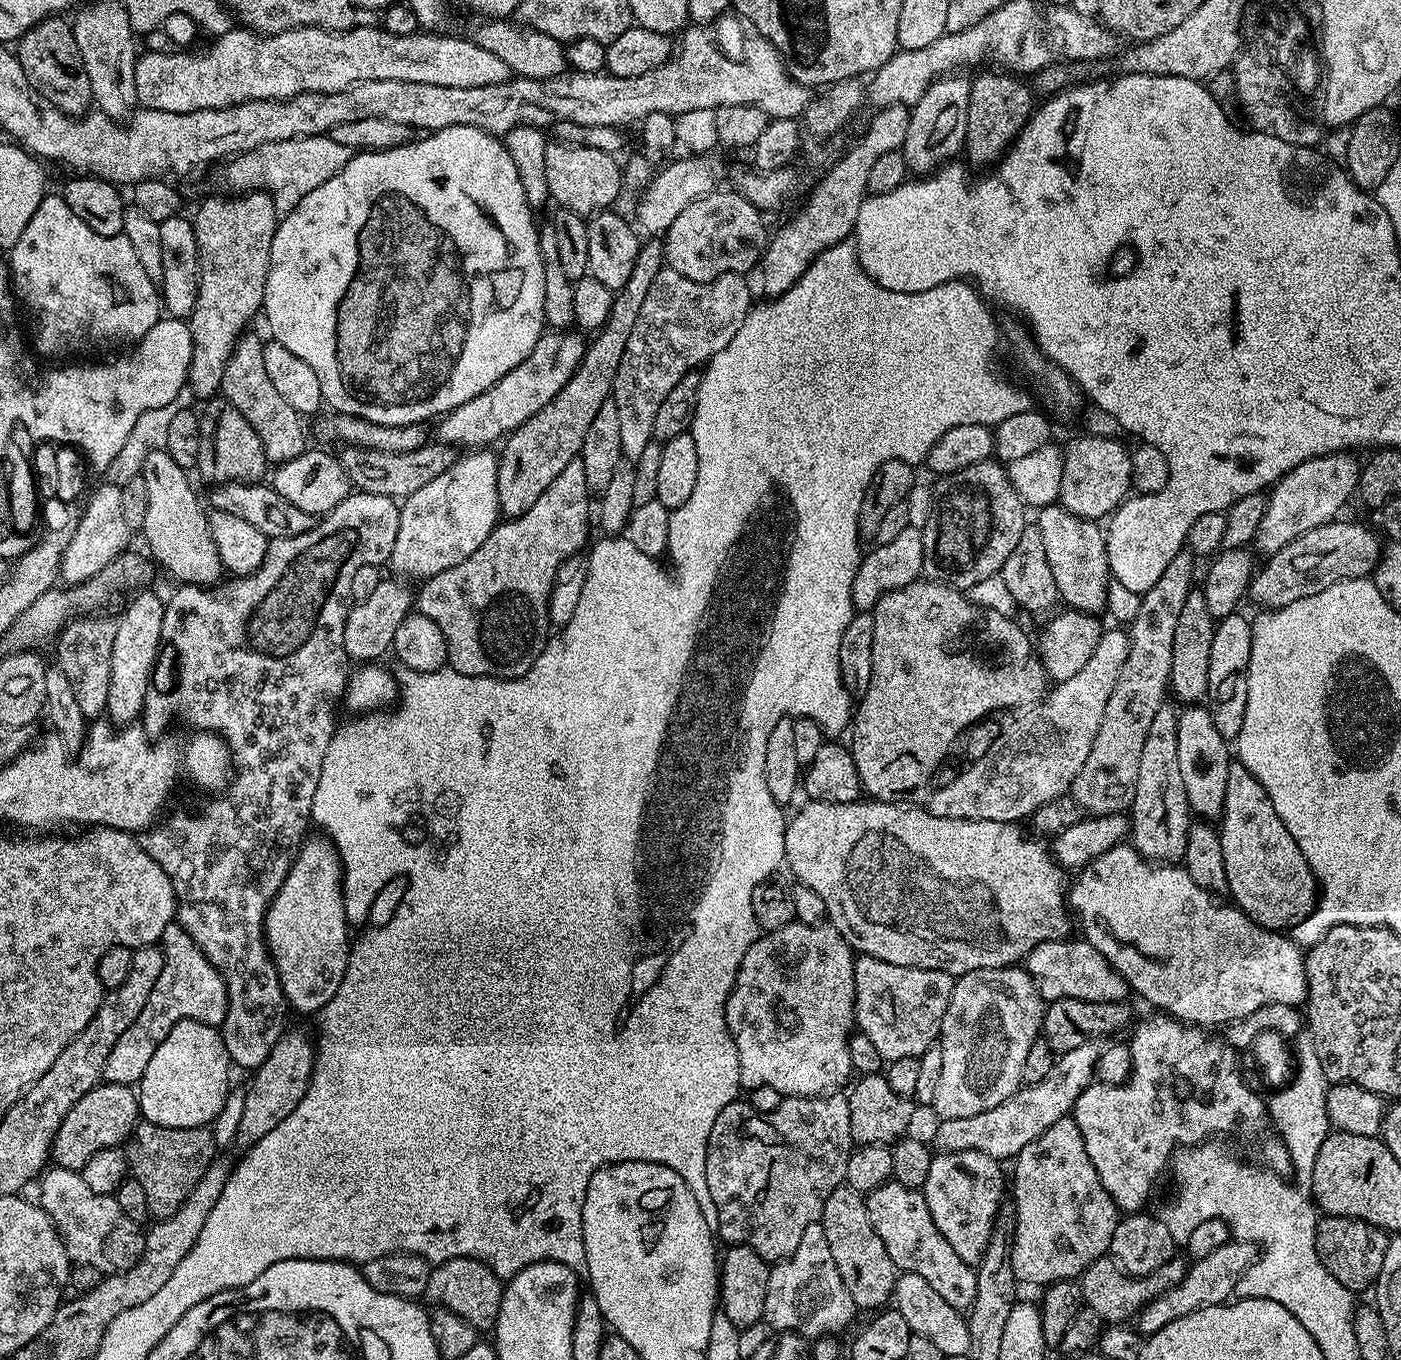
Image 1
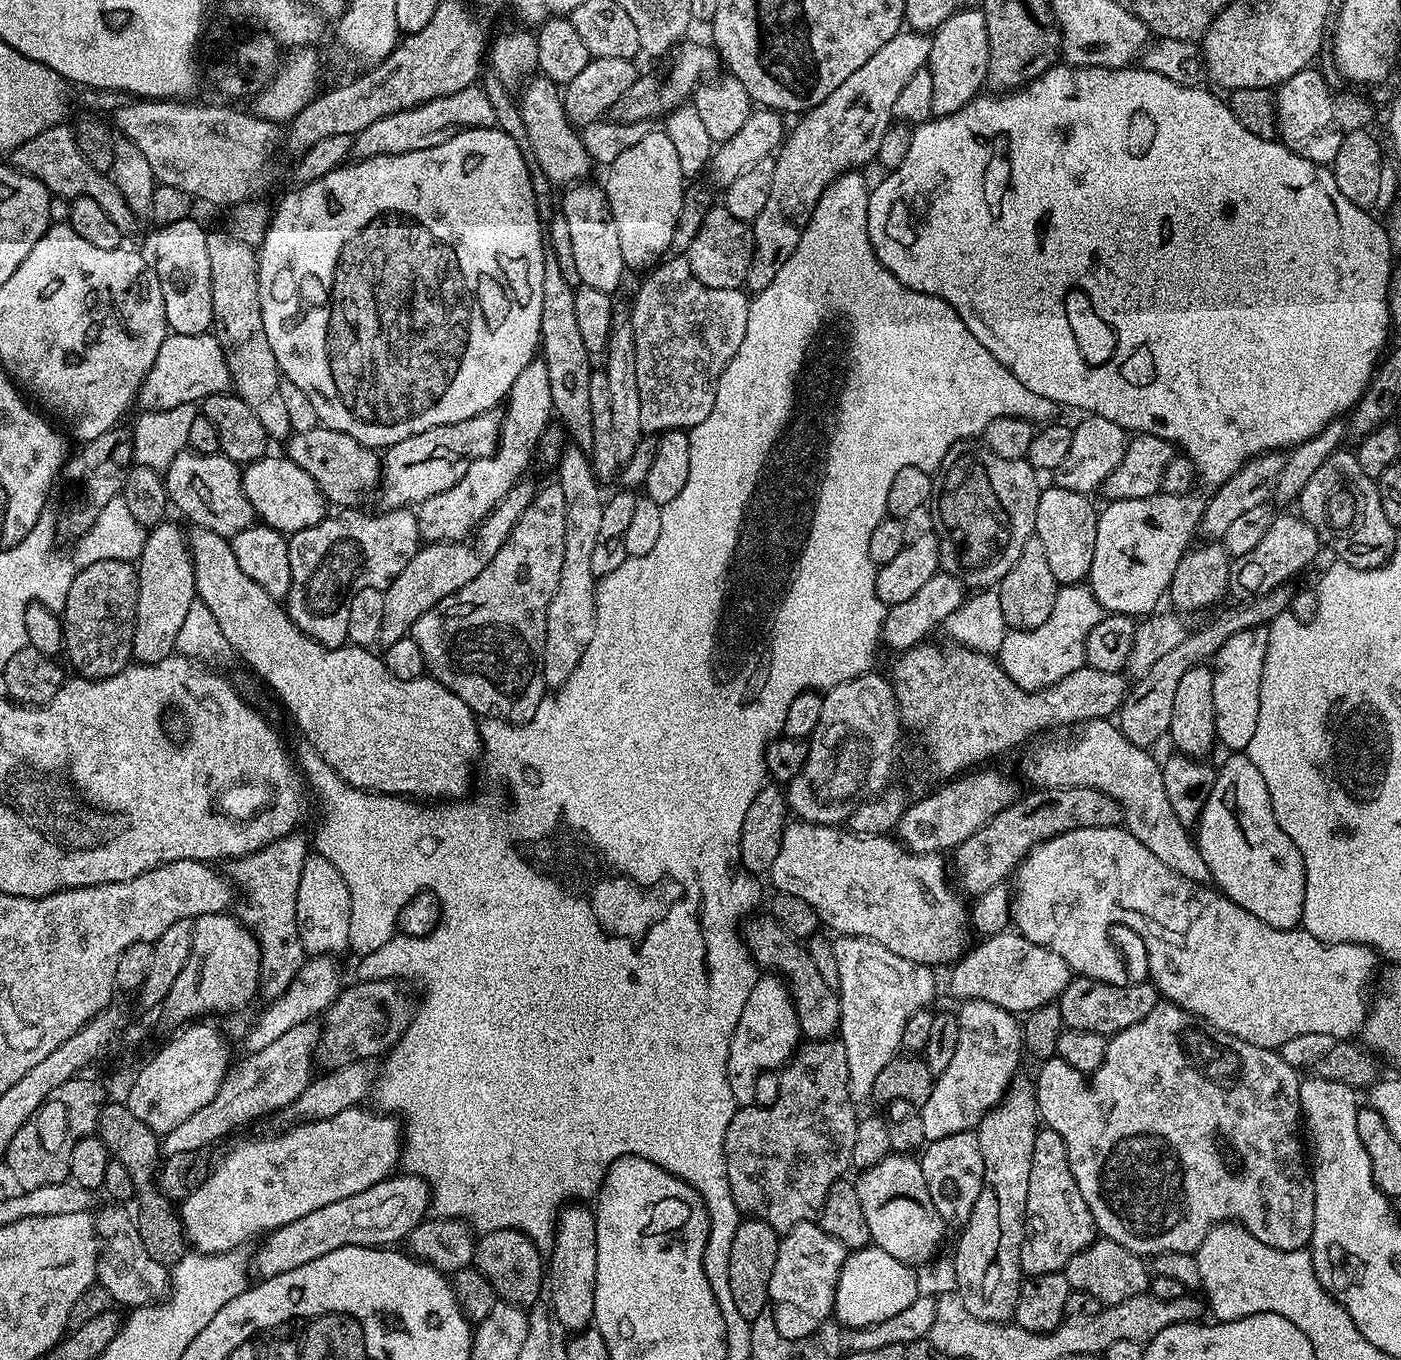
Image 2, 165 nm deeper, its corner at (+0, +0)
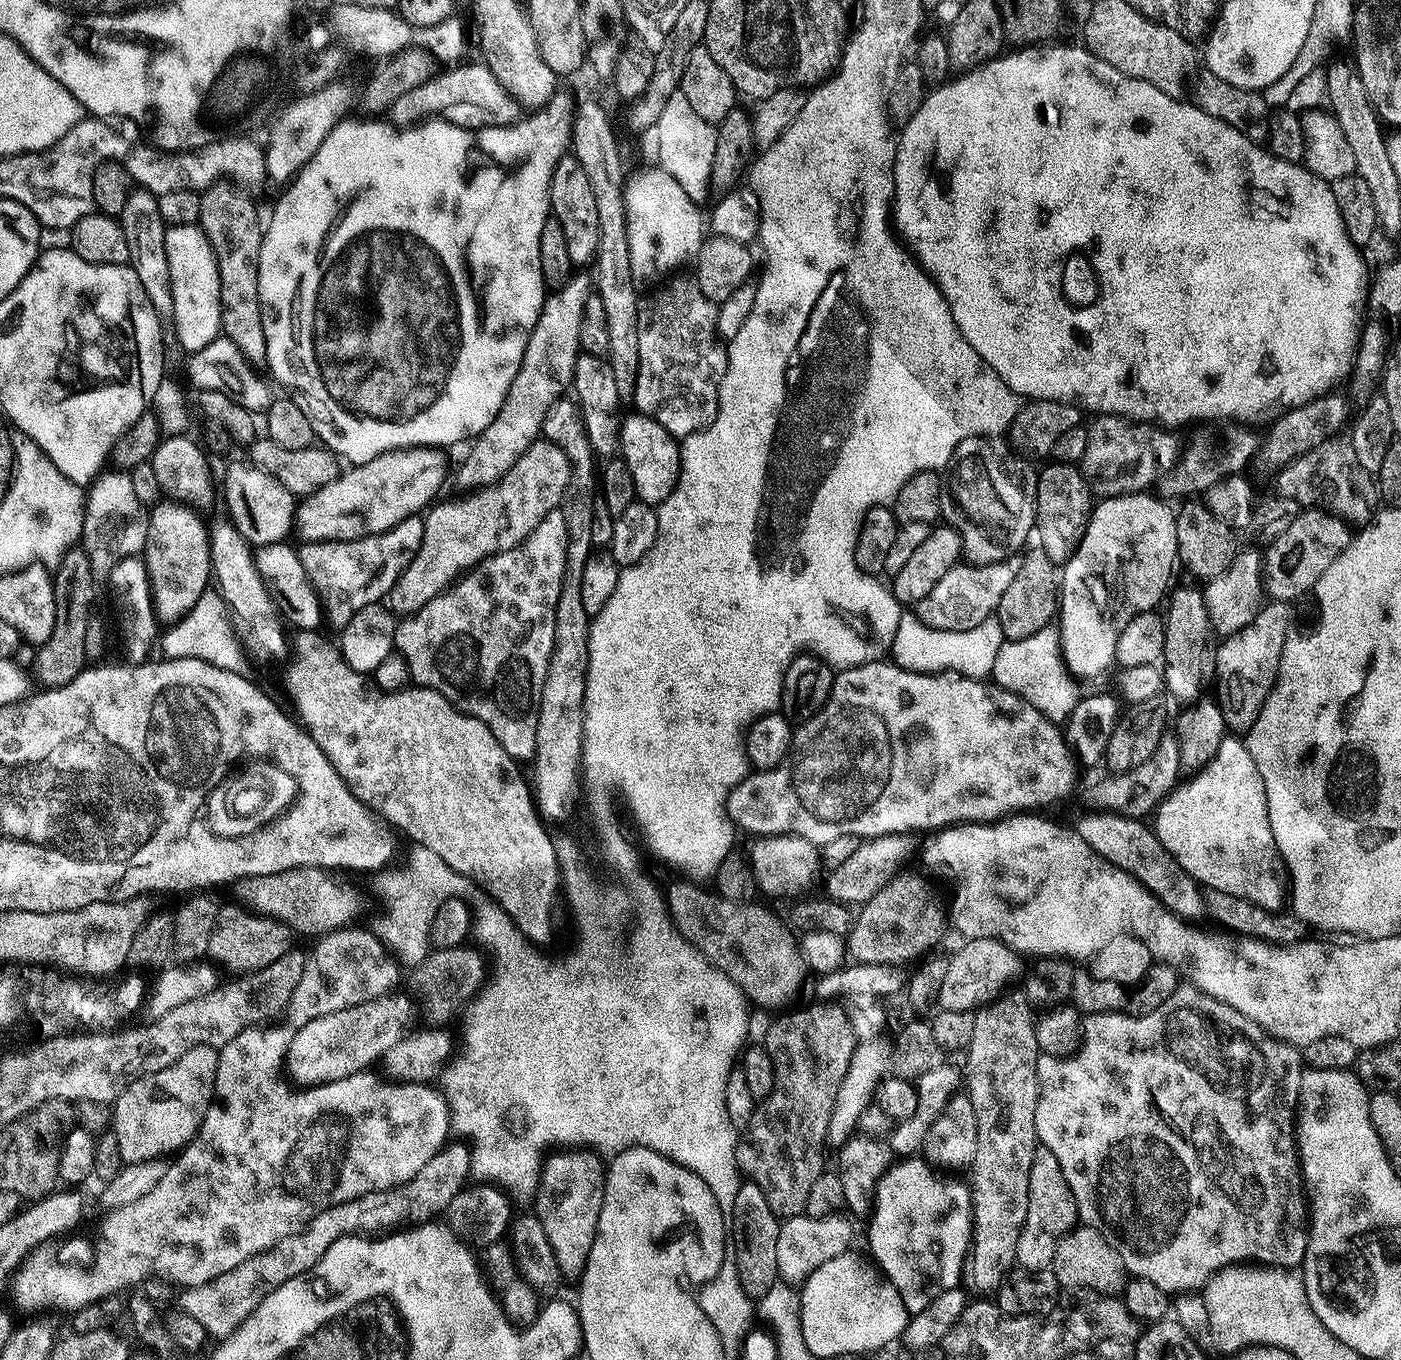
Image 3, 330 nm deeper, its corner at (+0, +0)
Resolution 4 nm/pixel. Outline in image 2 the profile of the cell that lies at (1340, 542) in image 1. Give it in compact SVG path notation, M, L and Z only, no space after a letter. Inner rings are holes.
M1281 586L1272 592L1251 599L1246 606L1230 608L1224 611L1203 629L1193 629L1182 642L1171 648L1144 676L1135 681L1136 684L1127 689L1124 703L1118 709L1118 727L1130 743L1139 748L1151 749L1155 740L1165 739L1170 726L1170 714L1174 714L1174 694L1178 691L1178 678L1186 674L1186 670L1207 665L1215 657L1222 643L1236 634L1238 630L1265 627L1278 614L1287 611L1291 605L1290 588Z

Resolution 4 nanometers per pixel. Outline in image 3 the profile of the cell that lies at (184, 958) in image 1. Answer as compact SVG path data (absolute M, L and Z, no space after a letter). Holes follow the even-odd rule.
M244 906L240 907L242 908L221 907L214 934L210 934L210 949L220 948L221 965L229 964L235 969L235 973L247 974L270 966L270 962L278 962L282 954L293 951L294 932L283 920L267 914L257 914Z

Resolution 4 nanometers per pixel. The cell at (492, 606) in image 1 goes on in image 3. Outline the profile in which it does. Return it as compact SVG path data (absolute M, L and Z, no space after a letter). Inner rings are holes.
M563 511L551 512L534 528L532 533L518 546L514 546L505 552L497 552L495 556L487 556L481 560L475 568L468 569L442 594L430 598L422 610L405 615L396 626L395 651L408 663L408 674L413 685L438 690L459 712L465 712L468 716L478 718L498 738L502 750L510 754L517 762L528 762L535 757L536 743L538 742L538 714L542 702L542 688L546 686L546 676L555 646L556 607L559 604L559 596L562 594L564 575L567 566L567 526Z

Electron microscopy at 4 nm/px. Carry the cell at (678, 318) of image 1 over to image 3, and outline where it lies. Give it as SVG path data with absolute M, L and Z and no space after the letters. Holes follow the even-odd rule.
M680 278L667 281L668 288L657 287L651 293L652 300L645 299L638 310L638 372L632 400L640 407L637 409L643 415L654 418L654 422L662 425L671 436L683 438L692 432L701 432L715 418L720 383L728 365L728 353L719 343L712 344L712 340L717 337L717 304L702 294L695 279L676 279Z

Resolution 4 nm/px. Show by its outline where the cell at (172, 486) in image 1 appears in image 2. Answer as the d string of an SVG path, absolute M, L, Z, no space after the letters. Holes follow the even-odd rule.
M193 527L188 536L188 546L192 550L192 561L194 562L194 580L196 582L196 595L198 599L210 608L210 613L218 620L219 629L225 634L227 642L232 647L233 653L238 654L280 695L282 703L288 707L290 715L296 719L296 724L300 727L302 735L308 739L310 747L316 751L315 755L338 773L343 780L355 788L363 788L369 792L382 792L386 796L403 796L405 798L427 798L436 802L441 798L464 798L469 795L468 787L472 784L472 767L476 764L476 759L481 759L482 745L480 742L480 724L478 717L458 694L454 694L446 686L431 678L421 678L419 680L403 680L384 665L383 659L376 656L364 646L341 646L339 648L328 648L325 644L320 644L314 638L310 638L301 628L295 624L288 616L285 605L276 600L254 578L242 574L242 566L238 566L238 558L234 558L230 540L219 536L213 530L200 527Z

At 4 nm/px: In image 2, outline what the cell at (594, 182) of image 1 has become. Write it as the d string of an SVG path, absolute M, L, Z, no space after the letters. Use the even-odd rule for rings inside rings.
M536 74L523 85L520 94L518 105L522 121L526 124L527 137L533 146L537 166L542 168L549 182L553 186L571 186L587 181L588 171L594 168L594 161L584 149L580 132L566 114L561 89L544 75Z

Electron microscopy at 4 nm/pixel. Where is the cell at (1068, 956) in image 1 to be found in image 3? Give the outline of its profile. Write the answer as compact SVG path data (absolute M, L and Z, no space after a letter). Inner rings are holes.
M994 938L964 940L961 945L956 953L951 953L950 970L946 973L946 979L942 982L942 990L938 990L935 1003L946 1011L971 1012L983 1008L985 1004L989 1004L991 1000L995 1000L997 996L1001 995L1006 986L1004 983L1019 970L1021 957Z

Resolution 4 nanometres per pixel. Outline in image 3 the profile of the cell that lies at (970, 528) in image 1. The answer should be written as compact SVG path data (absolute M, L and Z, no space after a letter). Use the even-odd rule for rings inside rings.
M990 436L966 438L954 450L952 462L946 469L946 491L940 501L940 515L947 527L960 536L963 542L963 559L970 564L996 563L1015 556L1019 549L1033 535L1036 526L1036 478L1037 469L1032 469L1033 461L1014 451L1011 443Z

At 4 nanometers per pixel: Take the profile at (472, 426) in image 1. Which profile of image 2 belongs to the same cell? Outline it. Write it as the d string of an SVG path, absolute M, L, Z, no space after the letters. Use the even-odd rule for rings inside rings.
M471 420L434 426L387 449L383 453L380 470L379 507L391 510L418 506L426 498L434 498L434 494L442 494L444 488L457 484L461 474L476 461L478 455L472 427L474 424Z

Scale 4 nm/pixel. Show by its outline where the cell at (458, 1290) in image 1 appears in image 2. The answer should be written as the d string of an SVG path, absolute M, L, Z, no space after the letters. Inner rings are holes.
M494 1230L485 1232L476 1240L476 1254L474 1267L487 1278L490 1286L494 1286L497 1297L501 1301L521 1306L535 1305L541 1299L546 1288L546 1260L541 1249L534 1246L534 1242L526 1234L518 1230Z

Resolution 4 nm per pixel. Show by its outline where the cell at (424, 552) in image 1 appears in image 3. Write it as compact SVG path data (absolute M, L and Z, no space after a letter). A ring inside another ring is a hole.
M587 271L572 274L564 286L545 299L538 322L530 334L530 342L526 342L522 366L518 366L518 374L514 374L514 382L510 382L510 390L506 390L502 410L498 410L494 422L475 437L472 453L456 474L456 480L464 490L484 488L502 479L514 462L526 454L528 447L541 439L543 418L551 404L572 388L576 357L581 355L578 330L582 330L582 314L588 297L594 292L593 277L584 272Z

